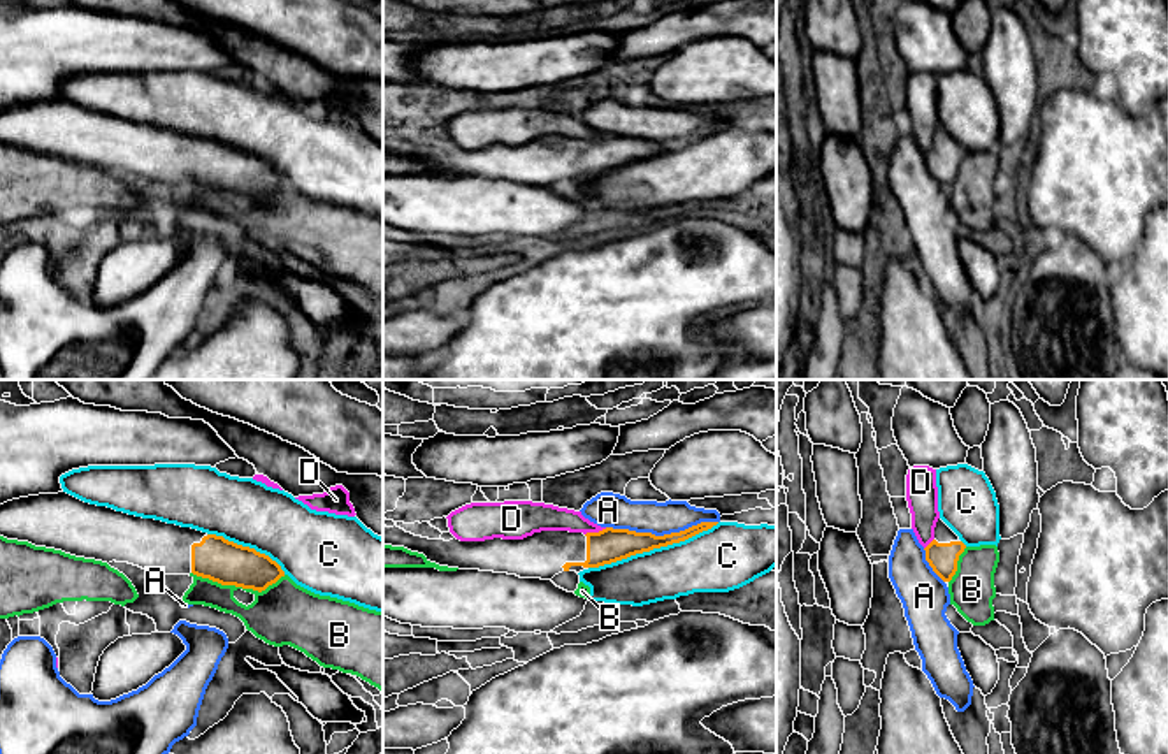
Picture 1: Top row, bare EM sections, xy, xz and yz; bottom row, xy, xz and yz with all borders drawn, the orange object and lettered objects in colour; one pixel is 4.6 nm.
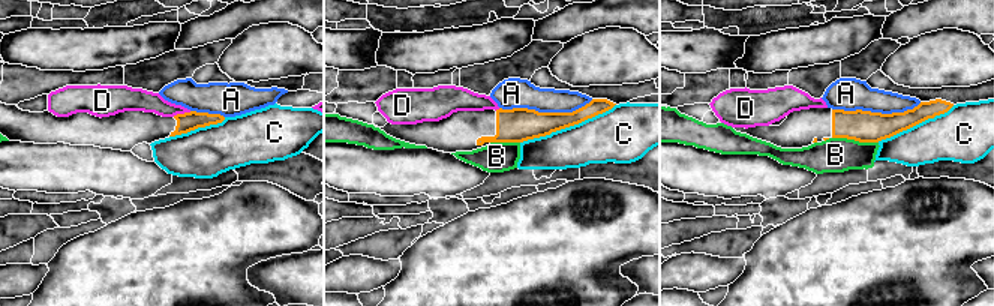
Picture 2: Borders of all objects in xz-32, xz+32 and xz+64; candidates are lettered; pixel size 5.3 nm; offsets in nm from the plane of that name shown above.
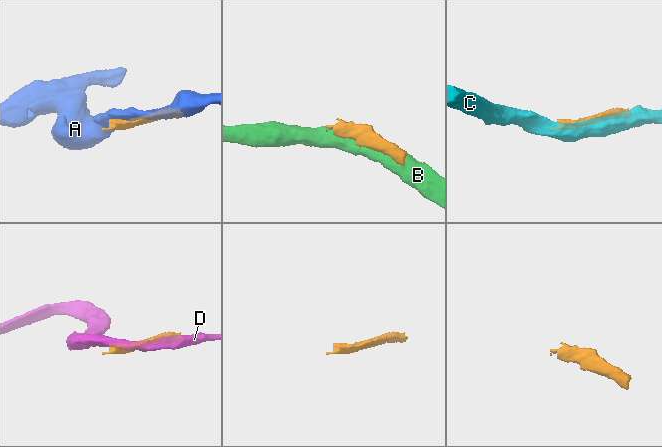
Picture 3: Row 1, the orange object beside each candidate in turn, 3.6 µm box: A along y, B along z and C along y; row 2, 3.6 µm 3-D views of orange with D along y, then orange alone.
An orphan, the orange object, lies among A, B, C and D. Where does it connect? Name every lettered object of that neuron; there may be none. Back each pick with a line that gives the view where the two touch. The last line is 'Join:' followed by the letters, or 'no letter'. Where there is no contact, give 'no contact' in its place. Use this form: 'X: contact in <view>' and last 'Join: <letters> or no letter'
Join: no letter

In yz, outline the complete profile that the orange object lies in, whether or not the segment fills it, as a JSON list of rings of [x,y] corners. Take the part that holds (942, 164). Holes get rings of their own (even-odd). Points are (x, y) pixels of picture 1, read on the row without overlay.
[[[938,125],[934,146],[924,155],[926,167],[943,188],[950,188],[957,178],[957,167],[964,155],[966,151],[959,142]]]

